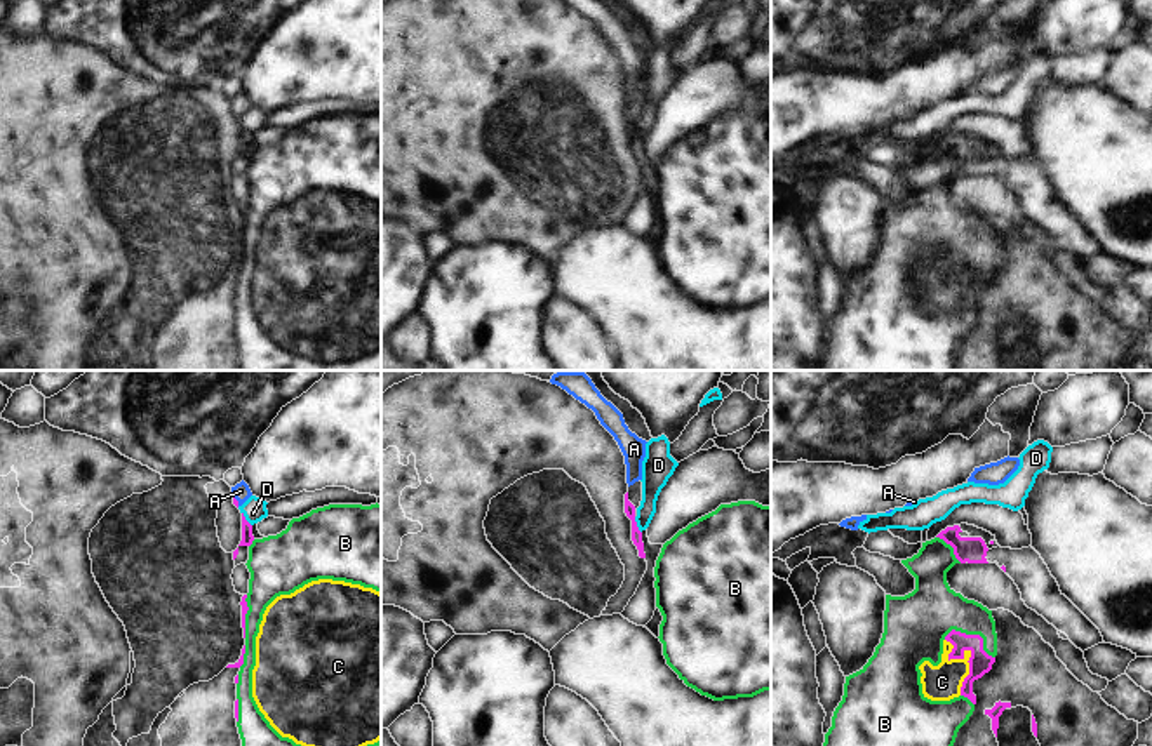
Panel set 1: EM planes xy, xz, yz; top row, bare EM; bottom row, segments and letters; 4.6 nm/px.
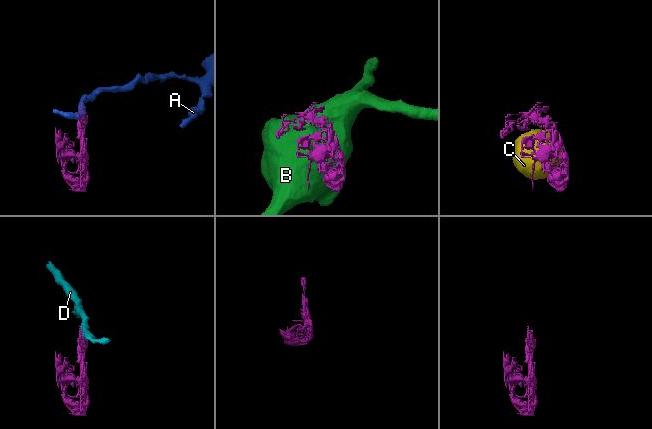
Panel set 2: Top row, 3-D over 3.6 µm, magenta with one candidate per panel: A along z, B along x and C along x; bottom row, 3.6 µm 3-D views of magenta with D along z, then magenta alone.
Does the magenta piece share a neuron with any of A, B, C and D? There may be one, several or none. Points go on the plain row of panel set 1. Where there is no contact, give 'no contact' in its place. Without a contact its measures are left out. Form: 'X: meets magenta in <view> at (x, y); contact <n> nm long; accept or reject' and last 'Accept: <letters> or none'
A: meets magenta in xy at (237, 112); contact 50 nm long; reject
B: meets magenta in yz at (973, 246); contact 260 nm long; reject
C: meets magenta in yz at (971, 265); contact 280 nm long; reject
D: meets magenta in xz at (636, 136); contact 90 nm long; reject
Accept: none

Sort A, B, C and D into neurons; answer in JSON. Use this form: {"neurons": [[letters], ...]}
{"neurons": [["A"], ["B", "C"], ["D"]]}

